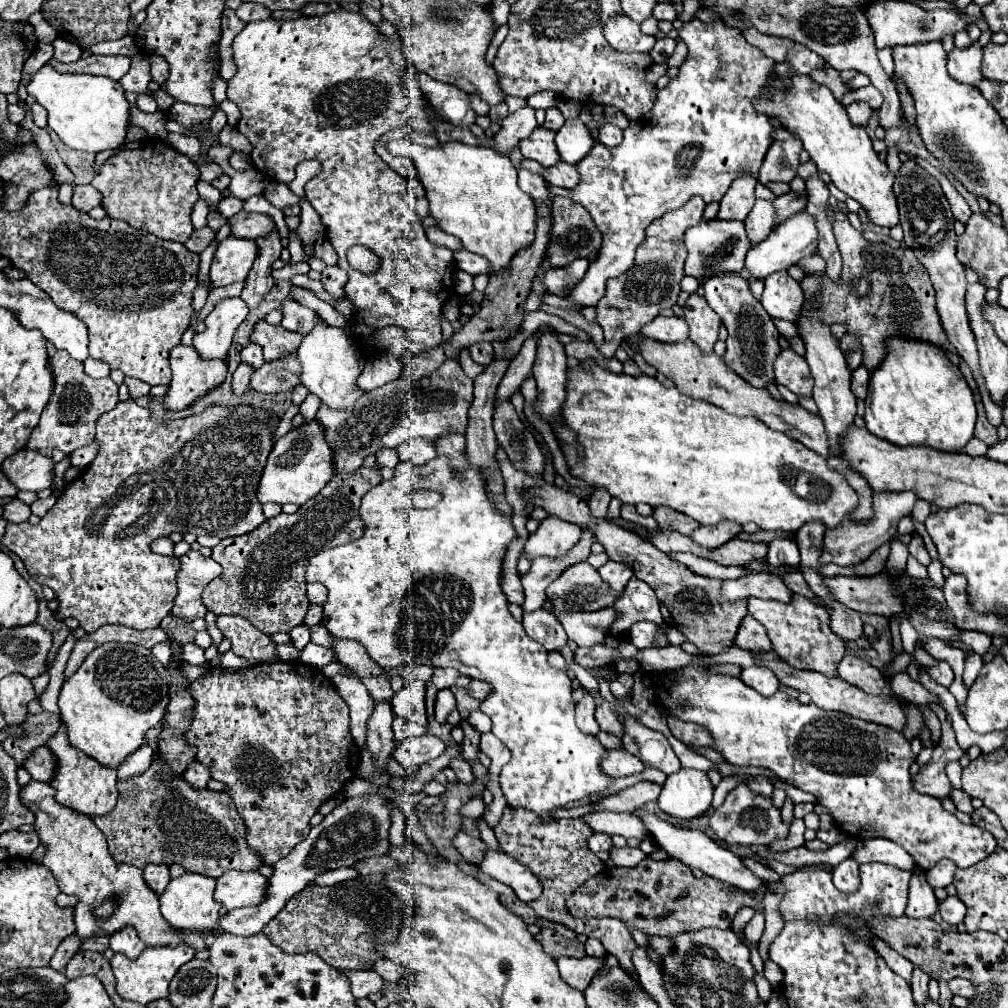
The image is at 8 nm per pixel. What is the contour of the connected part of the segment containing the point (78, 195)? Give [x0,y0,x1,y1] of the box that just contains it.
[72,184,102,212]

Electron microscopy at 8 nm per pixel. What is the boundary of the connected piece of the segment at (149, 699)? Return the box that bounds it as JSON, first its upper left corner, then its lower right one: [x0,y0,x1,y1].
[58,642,170,768]

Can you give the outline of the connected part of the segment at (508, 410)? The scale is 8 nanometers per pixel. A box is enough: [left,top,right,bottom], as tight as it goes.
[494,402,546,476]

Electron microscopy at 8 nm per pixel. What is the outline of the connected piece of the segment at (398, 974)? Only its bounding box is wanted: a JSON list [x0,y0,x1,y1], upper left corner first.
[374,960,404,984]

